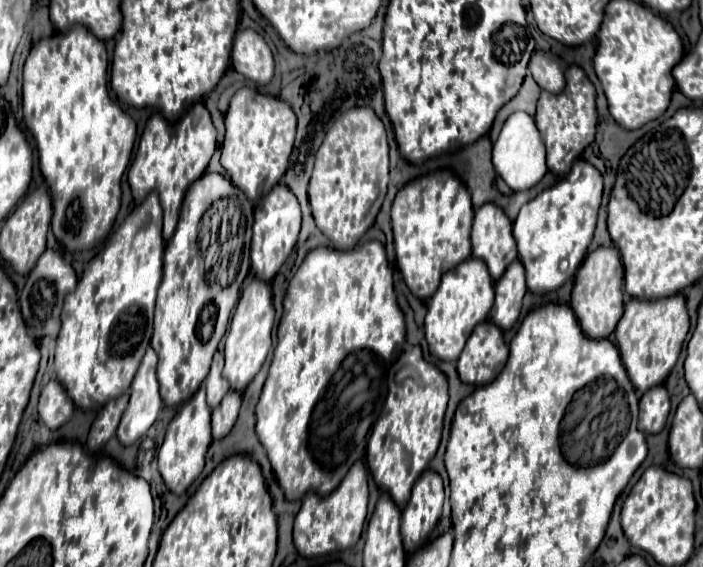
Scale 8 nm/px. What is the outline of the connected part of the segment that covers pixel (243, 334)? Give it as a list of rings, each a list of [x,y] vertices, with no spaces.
[[[252,279],[250,283],[244,285],[240,301],[236,305],[236,311],[230,321],[230,329],[226,335],[226,345],[224,345],[224,377],[230,381],[230,389],[234,391],[244,391],[246,385],[254,379],[254,375],[260,371],[262,363],[266,361],[266,355],[272,347],[272,325],[274,325],[274,307],[272,307],[272,289],[266,281],[262,279]]]

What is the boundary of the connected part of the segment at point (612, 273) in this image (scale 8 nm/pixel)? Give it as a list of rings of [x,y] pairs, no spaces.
[[[598,247],[598,249],[594,249],[584,259],[580,269],[576,271],[570,307],[574,309],[582,331],[590,339],[604,339],[604,337],[608,337],[614,331],[616,323],[620,321],[620,317],[624,313],[622,283],[624,283],[624,267],[622,267],[620,253],[618,253],[616,247]]]

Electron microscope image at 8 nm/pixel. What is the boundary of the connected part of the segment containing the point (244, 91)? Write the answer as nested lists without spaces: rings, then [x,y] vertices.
[[[242,87],[234,93],[230,107],[226,111],[226,137],[222,143],[222,167],[226,169],[232,183],[240,187],[248,199],[256,201],[262,195],[266,195],[284,175],[288,167],[288,157],[292,153],[294,137],[296,137],[296,113],[286,101],[272,95],[258,93],[256,89],[250,89],[250,87]]]

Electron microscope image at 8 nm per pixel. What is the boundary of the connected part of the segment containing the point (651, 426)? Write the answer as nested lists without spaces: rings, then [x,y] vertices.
[[[664,385],[648,389],[640,399],[638,427],[642,433],[660,433],[670,413],[670,397]]]

